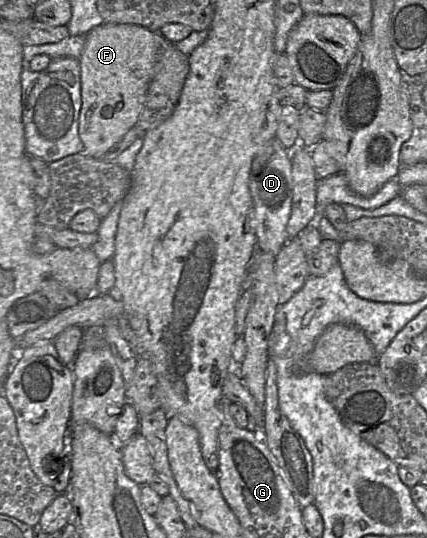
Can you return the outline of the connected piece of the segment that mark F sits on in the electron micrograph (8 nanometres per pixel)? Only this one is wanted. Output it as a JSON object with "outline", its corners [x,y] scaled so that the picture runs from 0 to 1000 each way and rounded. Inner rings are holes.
{"outline":[[[241,43],[220,50],[201,63],[204,74],[197,86],[197,93],[187,106],[190,123],[190,180],[192,199],[185,216],[185,255],[197,268],[194,284],[222,296],[234,296],[258,275],[262,275],[283,257],[319,230],[328,210],[335,204],[340,180],[351,156],[351,151],[361,139],[361,125],[368,112],[368,102],[375,97],[375,89],[382,86],[382,74],[389,74],[372,59],[354,58],[351,54],[319,46],[319,45],[262,45]]]}

